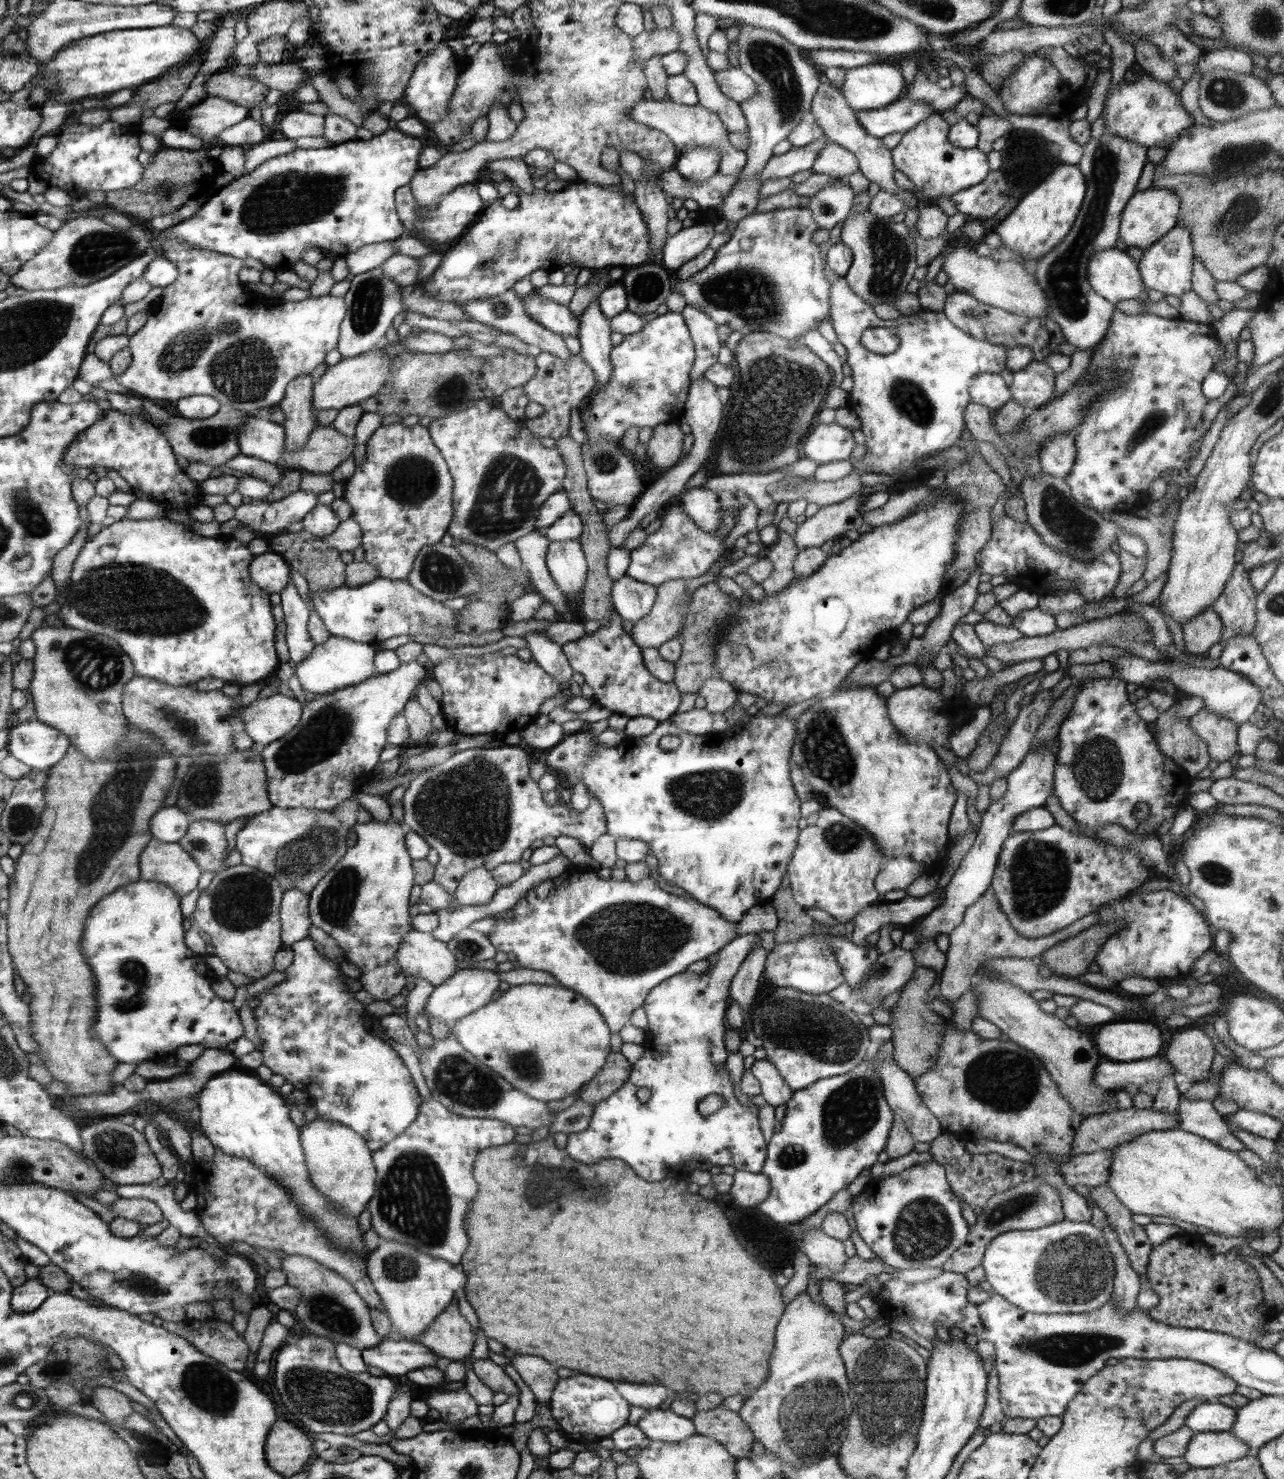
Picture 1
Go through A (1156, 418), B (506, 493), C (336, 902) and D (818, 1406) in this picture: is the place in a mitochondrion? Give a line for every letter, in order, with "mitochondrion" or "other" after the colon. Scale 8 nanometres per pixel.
A: mitochondrion
B: mitochondrion
C: mitochondrion
D: mitochondrion

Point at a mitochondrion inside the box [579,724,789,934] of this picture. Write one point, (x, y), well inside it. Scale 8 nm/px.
(708, 795)

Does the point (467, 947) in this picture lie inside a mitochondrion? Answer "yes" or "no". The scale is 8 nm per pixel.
yes

